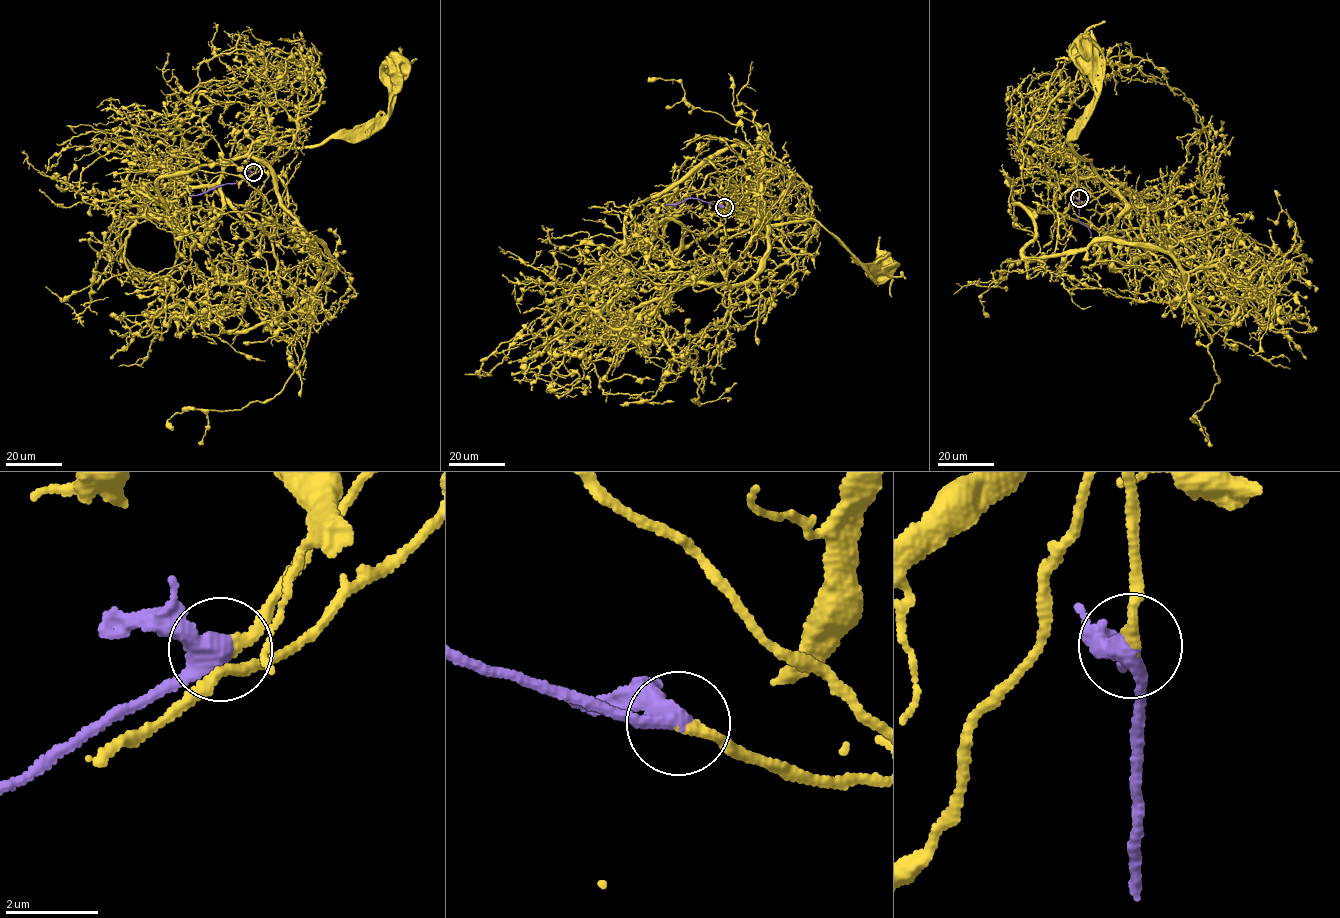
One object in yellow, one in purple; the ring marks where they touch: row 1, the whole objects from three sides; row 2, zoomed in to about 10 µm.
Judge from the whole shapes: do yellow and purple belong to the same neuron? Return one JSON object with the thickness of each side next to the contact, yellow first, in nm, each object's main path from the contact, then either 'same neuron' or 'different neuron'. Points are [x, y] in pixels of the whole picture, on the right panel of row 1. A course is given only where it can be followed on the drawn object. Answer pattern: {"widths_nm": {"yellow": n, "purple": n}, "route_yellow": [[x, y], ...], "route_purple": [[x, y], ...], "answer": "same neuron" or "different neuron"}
{"widths_nm": {"yellow": 240, "purple": 400}, "route_yellow": [[1079, 198], [1071, 177], [1075, 160], [1092, 163], [1081, 157], [1067, 139], [1097, 96], [1082, 51]], "route_purple": [[1079, 198], [1077, 218], [1089, 229], [1090, 238]], "answer": "same neuron"}

